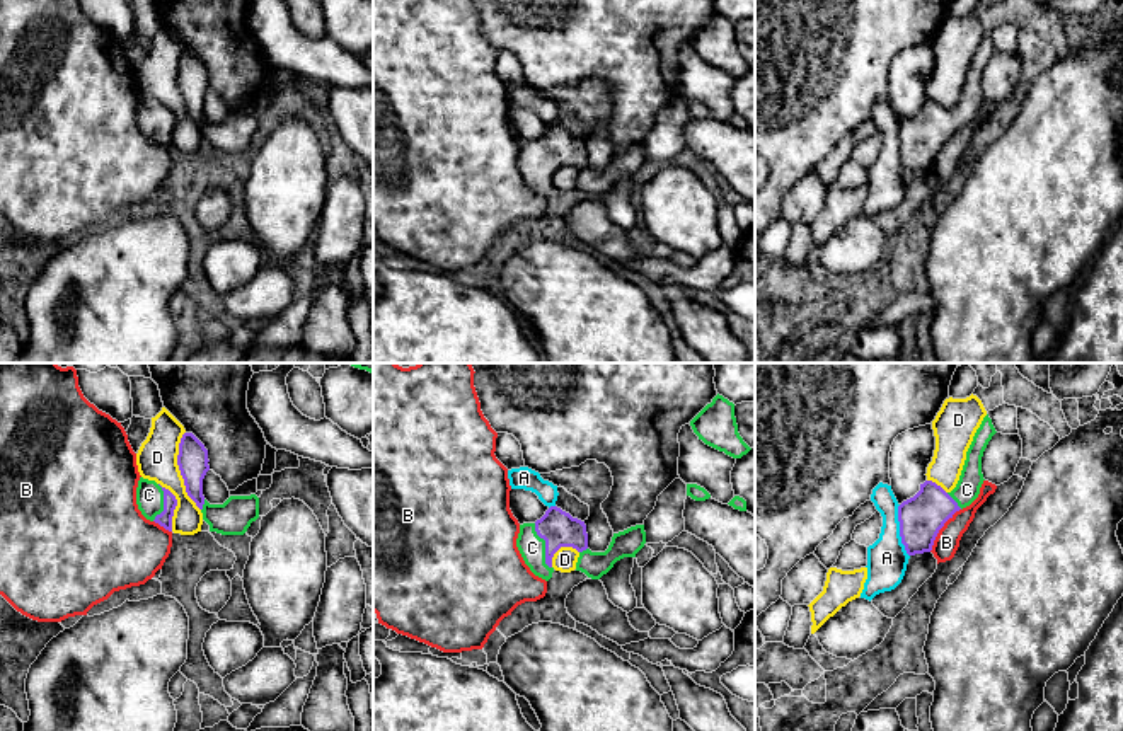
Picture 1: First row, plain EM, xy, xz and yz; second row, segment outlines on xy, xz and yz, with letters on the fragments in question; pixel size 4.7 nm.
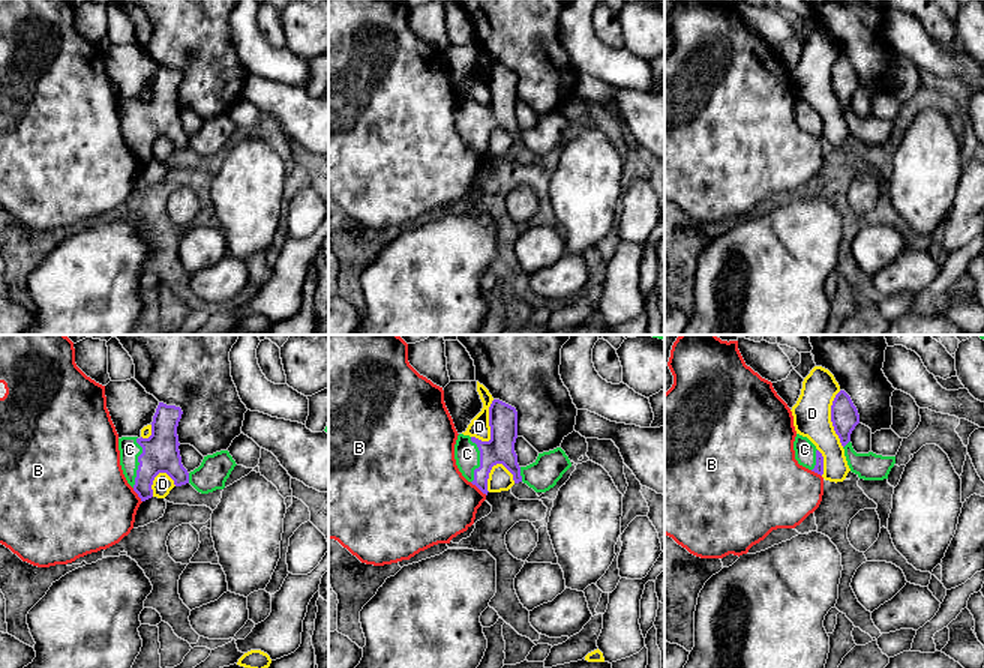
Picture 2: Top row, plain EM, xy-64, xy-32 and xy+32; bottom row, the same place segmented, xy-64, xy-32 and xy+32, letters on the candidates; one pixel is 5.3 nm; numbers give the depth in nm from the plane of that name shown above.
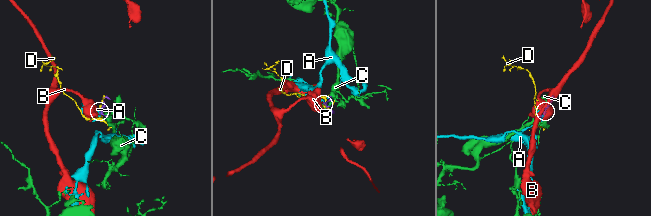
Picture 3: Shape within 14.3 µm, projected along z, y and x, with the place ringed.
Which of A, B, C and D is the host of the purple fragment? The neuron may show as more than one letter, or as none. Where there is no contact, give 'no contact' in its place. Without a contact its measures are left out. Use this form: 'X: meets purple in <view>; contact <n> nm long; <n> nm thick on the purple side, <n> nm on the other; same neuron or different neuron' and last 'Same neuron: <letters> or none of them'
A: meets purple in yz; contact 260 nm long; 200 nm thick on the purple side, 190 nm on the other; different neuron
B: meets purple in yz; contact 260 nm long; 200 nm thick on the purple side, 120 nm on the other; different neuron
C: meets purple in xz; contact 240 nm long; 170 nm thick on the purple side, 120 nm on the other; same neuron
D: meets purple in xy; contact 380 nm long; 140 nm thick on the purple side, 190 nm on the other; different neuron
Same neuron: C

